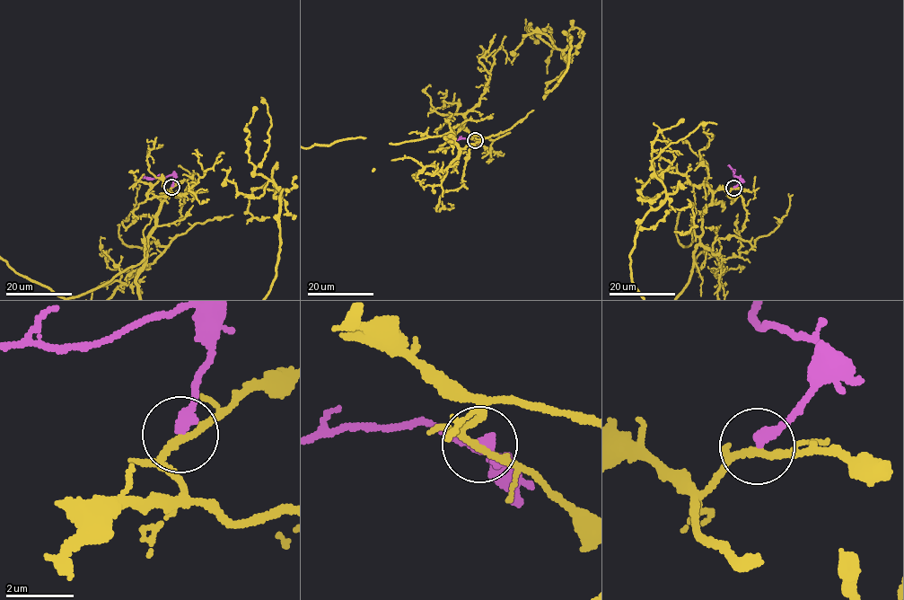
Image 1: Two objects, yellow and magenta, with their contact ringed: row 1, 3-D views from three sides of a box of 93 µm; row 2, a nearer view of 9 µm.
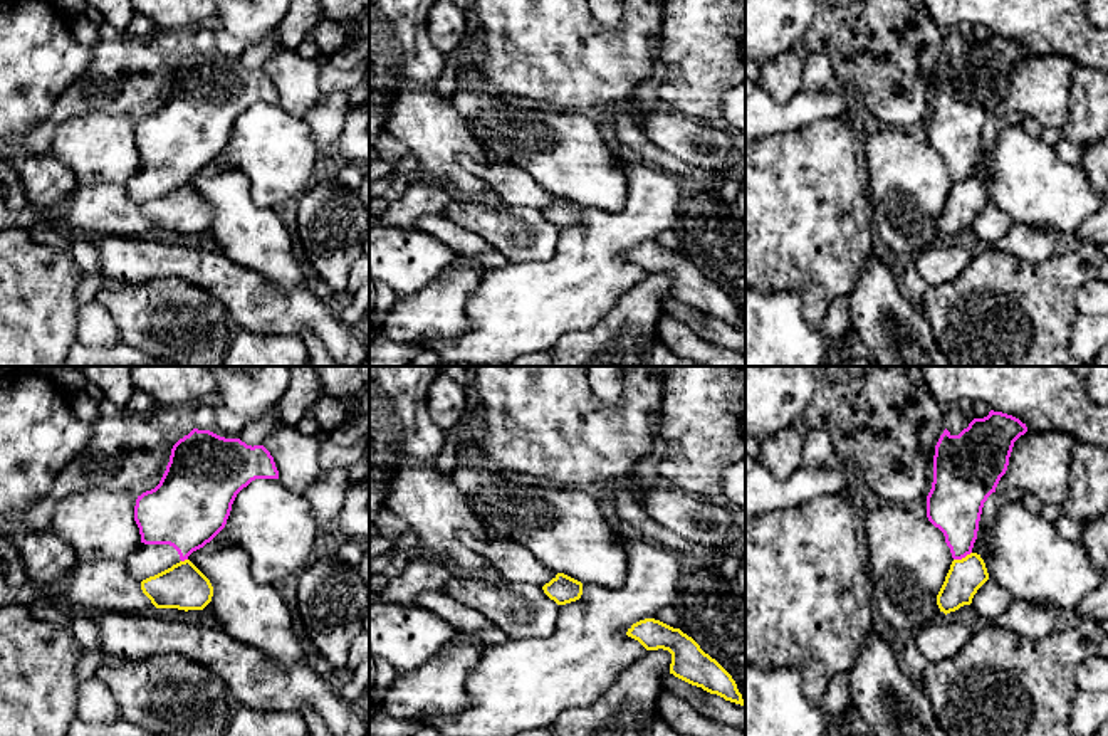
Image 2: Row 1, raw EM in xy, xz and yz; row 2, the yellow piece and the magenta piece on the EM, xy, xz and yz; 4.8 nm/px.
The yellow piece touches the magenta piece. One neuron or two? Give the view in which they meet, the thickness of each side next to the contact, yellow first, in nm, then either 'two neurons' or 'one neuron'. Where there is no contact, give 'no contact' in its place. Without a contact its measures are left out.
meets yellow in yz; 170 nm thick on the yellow side, 240 nm on the other; two neurons

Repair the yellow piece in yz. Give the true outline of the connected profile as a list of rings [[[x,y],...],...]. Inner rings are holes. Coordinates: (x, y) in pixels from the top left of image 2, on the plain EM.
[[[970,176],[962,183],[954,183],[945,205],[937,218],[937,229],[945,239],[970,229],[977,213],[989,203],[984,183]]]

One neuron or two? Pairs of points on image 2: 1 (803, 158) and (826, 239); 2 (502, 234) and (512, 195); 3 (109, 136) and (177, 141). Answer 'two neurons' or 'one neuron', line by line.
1: one neuron
2: two neurons
3: two neurons

